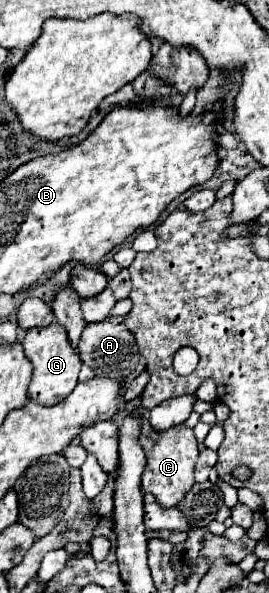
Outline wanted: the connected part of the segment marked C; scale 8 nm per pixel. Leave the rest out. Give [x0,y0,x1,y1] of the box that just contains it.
[139,419,199,507]

